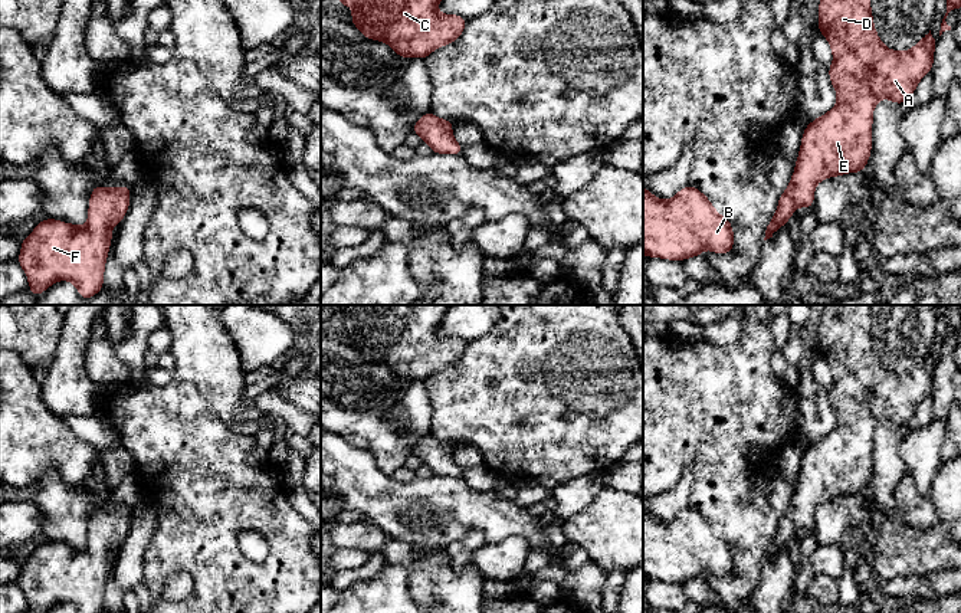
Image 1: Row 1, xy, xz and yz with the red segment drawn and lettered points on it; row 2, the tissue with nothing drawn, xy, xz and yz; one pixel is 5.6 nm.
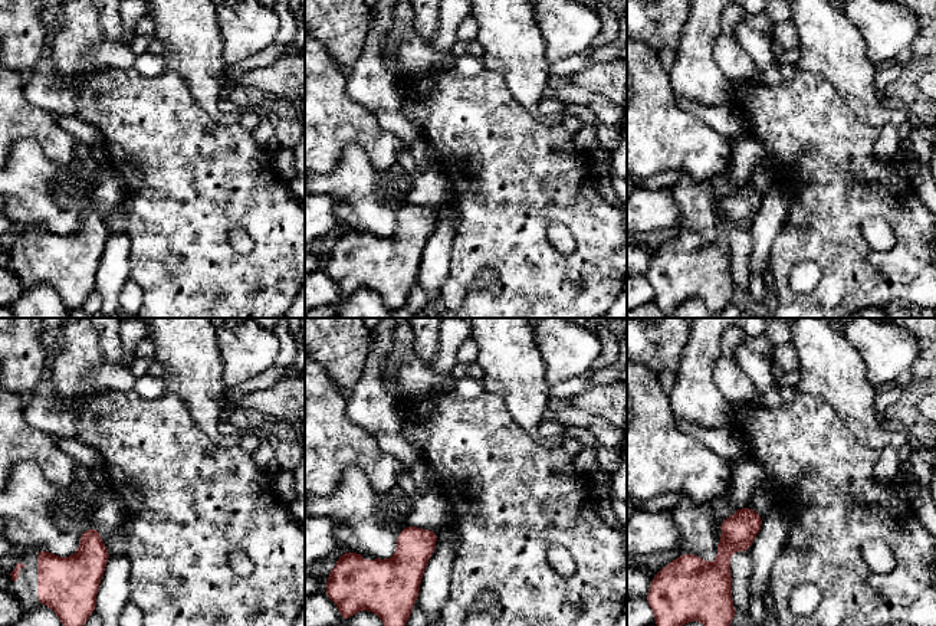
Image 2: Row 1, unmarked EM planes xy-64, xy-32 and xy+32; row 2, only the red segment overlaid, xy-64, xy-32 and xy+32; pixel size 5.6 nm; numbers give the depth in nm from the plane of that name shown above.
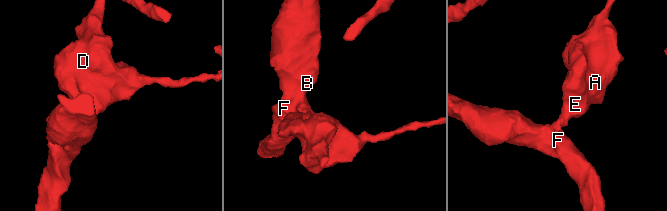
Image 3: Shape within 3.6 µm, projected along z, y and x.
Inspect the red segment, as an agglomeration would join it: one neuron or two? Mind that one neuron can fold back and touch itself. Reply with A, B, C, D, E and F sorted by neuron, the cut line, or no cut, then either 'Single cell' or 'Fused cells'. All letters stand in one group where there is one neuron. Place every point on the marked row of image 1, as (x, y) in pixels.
Groups: A B C D E F. No split. Single cell

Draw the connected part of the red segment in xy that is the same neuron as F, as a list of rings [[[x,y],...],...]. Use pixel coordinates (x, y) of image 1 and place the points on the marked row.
[[[96,184],[85,226],[43,219],[22,239],[17,262],[35,298],[58,281],[70,281],[82,299],[102,291],[112,227],[124,220],[131,191],[128,186],[105,189]]]

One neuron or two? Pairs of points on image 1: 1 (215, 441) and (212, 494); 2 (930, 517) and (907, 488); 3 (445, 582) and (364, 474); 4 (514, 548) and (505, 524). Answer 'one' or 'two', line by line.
1: one
2: one
3: two
4: two

